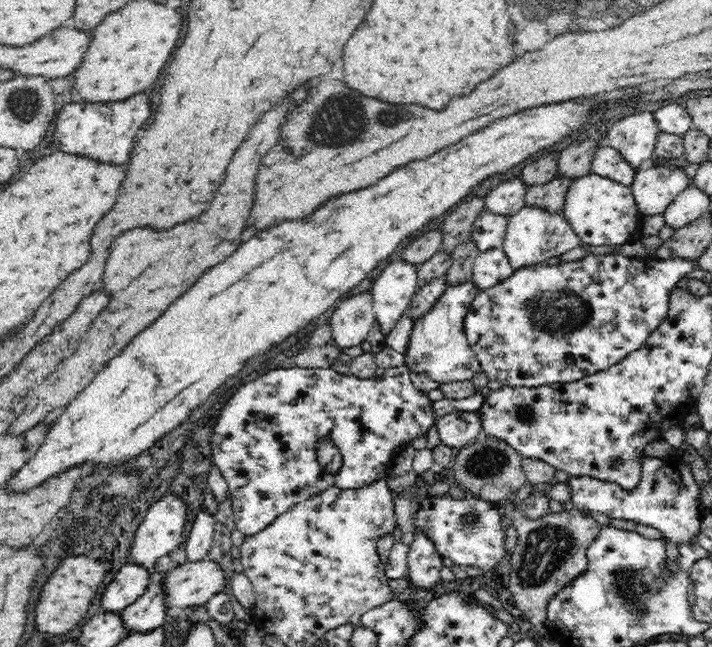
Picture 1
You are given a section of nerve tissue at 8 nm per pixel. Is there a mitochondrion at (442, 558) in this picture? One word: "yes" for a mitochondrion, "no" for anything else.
no

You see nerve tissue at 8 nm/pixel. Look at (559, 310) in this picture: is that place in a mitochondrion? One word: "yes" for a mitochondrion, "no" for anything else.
yes

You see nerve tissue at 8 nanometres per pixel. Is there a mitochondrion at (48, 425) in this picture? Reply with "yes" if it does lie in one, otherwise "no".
no

